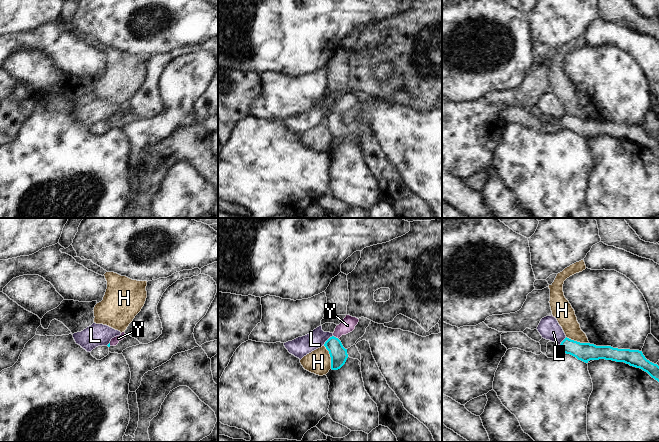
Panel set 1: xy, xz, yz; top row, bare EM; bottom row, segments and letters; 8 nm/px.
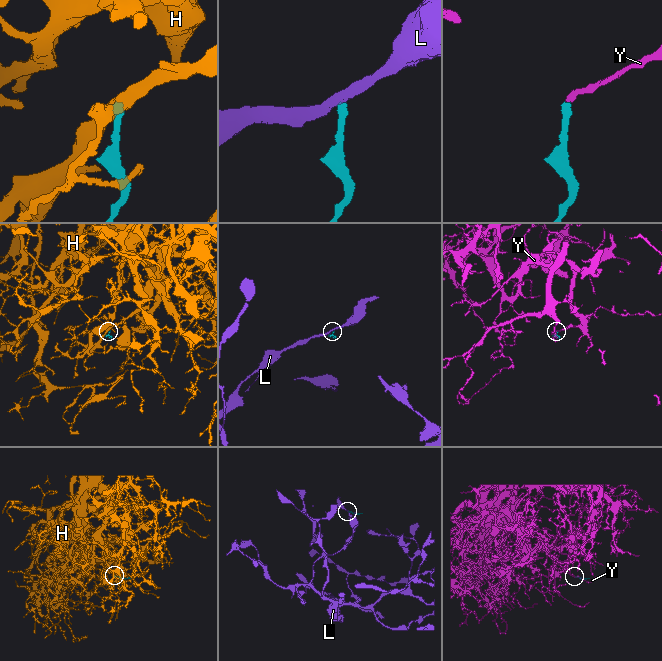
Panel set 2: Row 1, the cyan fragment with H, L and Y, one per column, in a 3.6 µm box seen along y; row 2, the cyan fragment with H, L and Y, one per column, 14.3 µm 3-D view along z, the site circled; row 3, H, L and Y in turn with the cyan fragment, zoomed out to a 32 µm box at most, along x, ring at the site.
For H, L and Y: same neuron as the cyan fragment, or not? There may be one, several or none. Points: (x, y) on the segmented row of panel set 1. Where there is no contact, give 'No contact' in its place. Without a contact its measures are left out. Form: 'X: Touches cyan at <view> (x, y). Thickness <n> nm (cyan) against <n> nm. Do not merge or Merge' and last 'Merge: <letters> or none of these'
H: Touches cyan at xz (330, 356). Thickness 140 nm (cyan) against 190 nm. Do not merge
L: Touches cyan at xz (327, 340). Thickness 140 nm (cyan) against 160 nm. Do not merge
Y: Touches cyan at xz (335, 337). Thickness 140 nm (cyan) against 120 nm. Merge
Merge: Y

